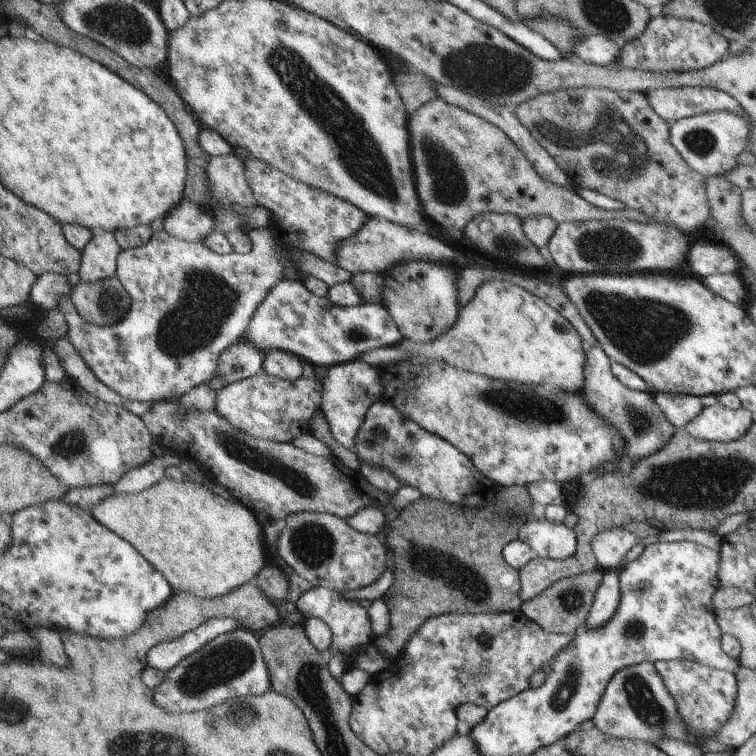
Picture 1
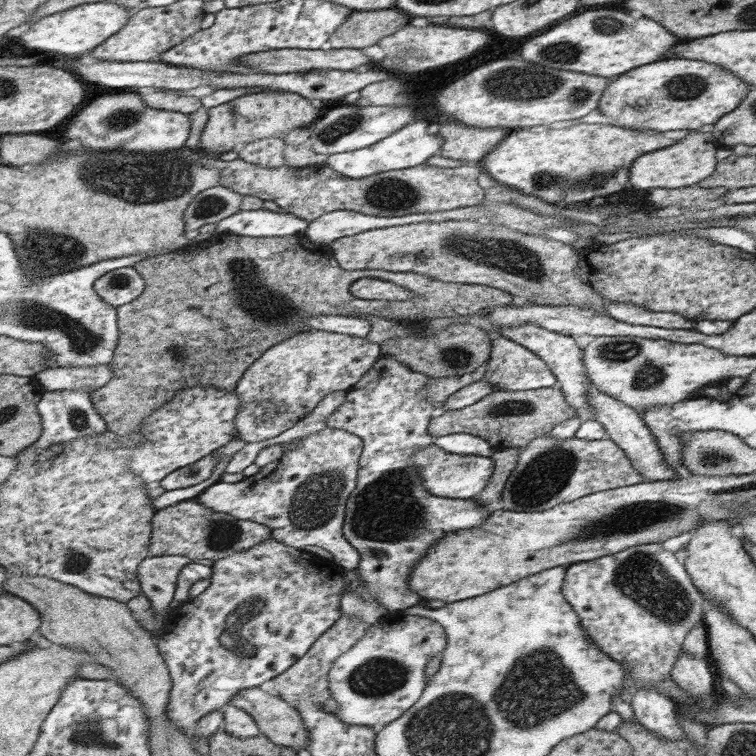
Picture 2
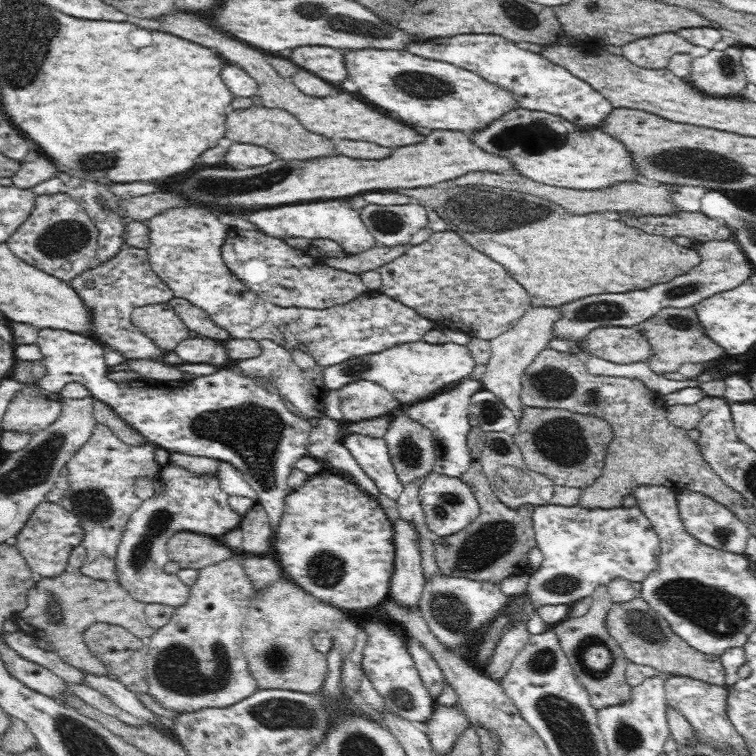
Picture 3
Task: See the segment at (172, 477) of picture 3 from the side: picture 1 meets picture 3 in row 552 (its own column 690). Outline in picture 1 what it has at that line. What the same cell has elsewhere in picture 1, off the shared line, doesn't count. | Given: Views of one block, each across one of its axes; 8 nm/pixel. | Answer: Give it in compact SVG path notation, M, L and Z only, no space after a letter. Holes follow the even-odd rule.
M710 112L681 119L671 127L671 143L687 164L706 176L724 175L736 167L736 158L746 150L746 140L750 140L752 123L744 116L732 112Z

